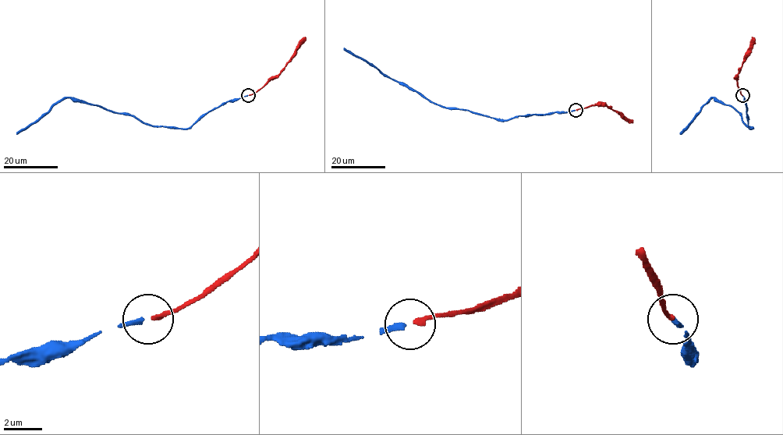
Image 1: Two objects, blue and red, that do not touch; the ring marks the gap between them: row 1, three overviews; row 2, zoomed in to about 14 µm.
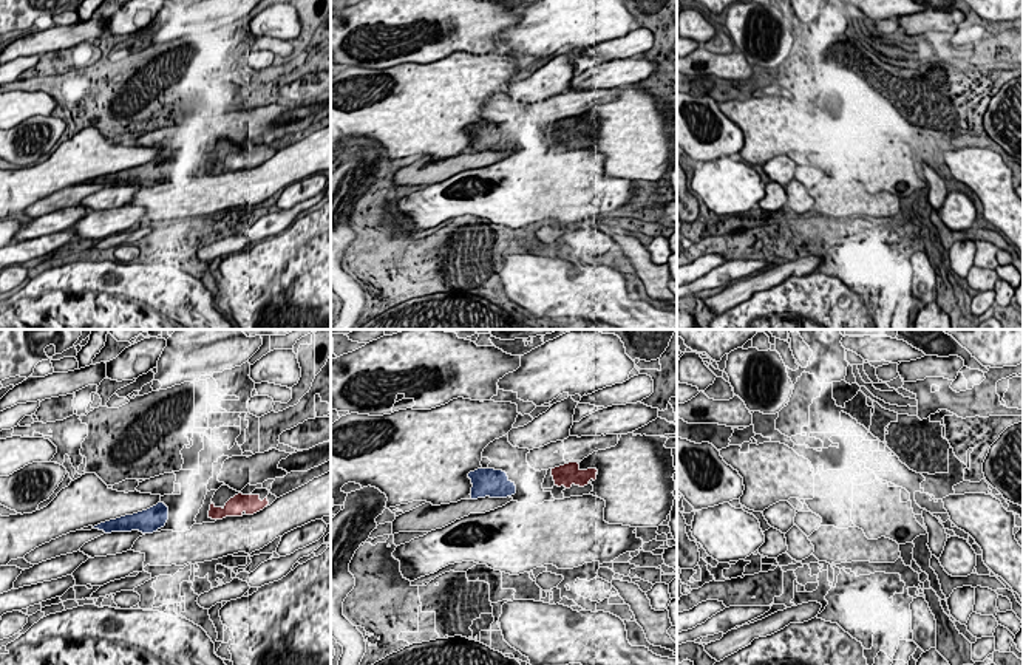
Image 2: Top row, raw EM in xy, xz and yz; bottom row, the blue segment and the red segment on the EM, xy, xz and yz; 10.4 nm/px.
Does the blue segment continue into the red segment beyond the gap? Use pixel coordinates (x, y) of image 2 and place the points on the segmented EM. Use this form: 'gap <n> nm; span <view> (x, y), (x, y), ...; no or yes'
gap 400 nm; span xz (515, 486), (552, 475); yes

